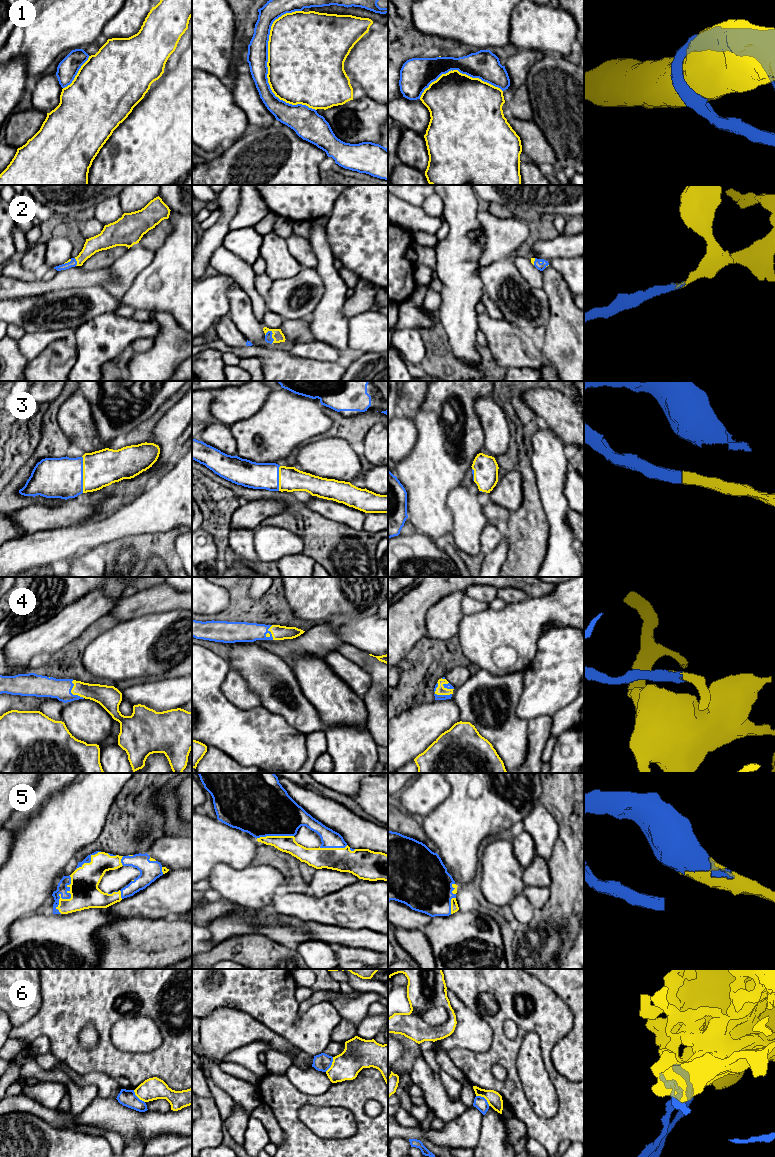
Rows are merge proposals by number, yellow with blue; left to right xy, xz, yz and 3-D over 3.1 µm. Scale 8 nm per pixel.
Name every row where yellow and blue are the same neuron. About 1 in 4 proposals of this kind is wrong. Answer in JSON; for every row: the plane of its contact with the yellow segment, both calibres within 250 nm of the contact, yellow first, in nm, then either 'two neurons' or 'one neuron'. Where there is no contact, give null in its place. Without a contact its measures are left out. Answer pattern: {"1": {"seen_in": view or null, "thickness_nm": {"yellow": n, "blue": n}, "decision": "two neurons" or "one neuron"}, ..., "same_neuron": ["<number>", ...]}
{"1": {"seen_in": "xz", "thickness_nm": {"yellow": 500, "blue": 170}, "decision": "two neurons"}, "2": {"seen_in": "xz", "thickness_nm": {"yellow": 90, "blue": 60}, "decision": "one neuron"}, "3": {"seen_in": "xy", "thickness_nm": {"yellow": 300, "blue": 320}, "decision": "one neuron"}, "4": {"seen_in": "xz", "thickness_nm": {"yellow": 120, "blue": 160}, "decision": "one neuron"}, "5": {"seen_in": "xy", "thickness_nm": {"yellow": 240, "blue": 90}, "decision": "one neuron"}, "6": {"seen_in": "yz", "thickness_nm": {"yellow": 120, "blue": 100}, "decision": "two neurons"}, "same_neuron": ["2", "3", "4", "5"]}

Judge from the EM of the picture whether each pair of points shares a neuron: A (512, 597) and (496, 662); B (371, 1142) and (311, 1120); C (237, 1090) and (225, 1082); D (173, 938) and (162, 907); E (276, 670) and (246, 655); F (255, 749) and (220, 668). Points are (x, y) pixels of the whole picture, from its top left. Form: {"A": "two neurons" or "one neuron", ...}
{"A": "two neurons", "B": "two neurons", "C": "one neuron", "D": "two neurons", "E": "one neuron", "F": "one neuron"}

